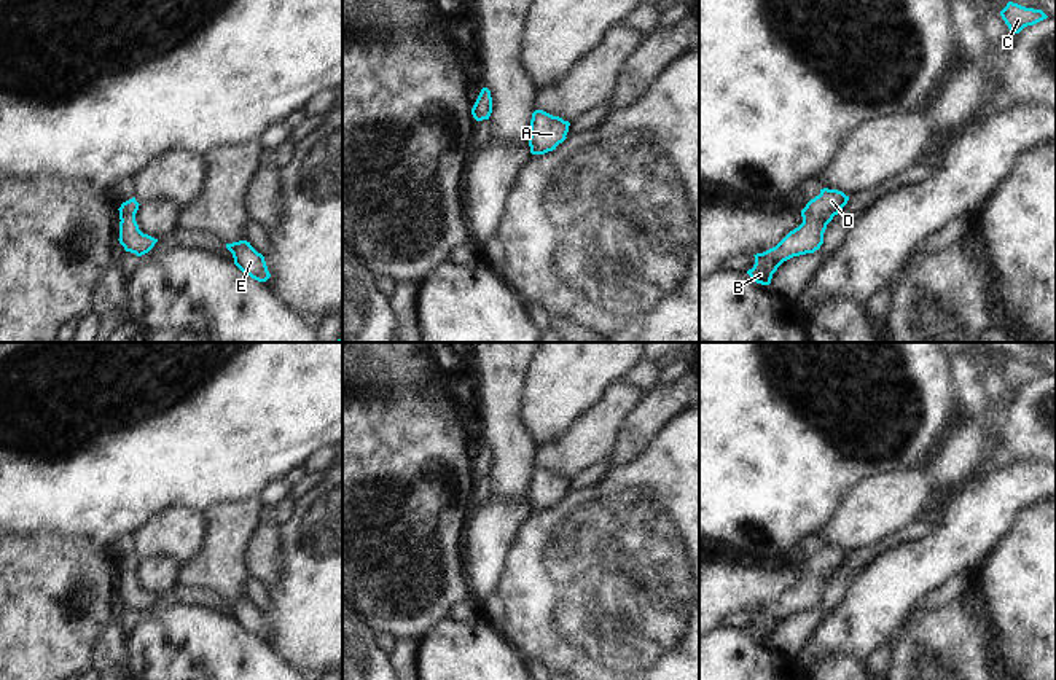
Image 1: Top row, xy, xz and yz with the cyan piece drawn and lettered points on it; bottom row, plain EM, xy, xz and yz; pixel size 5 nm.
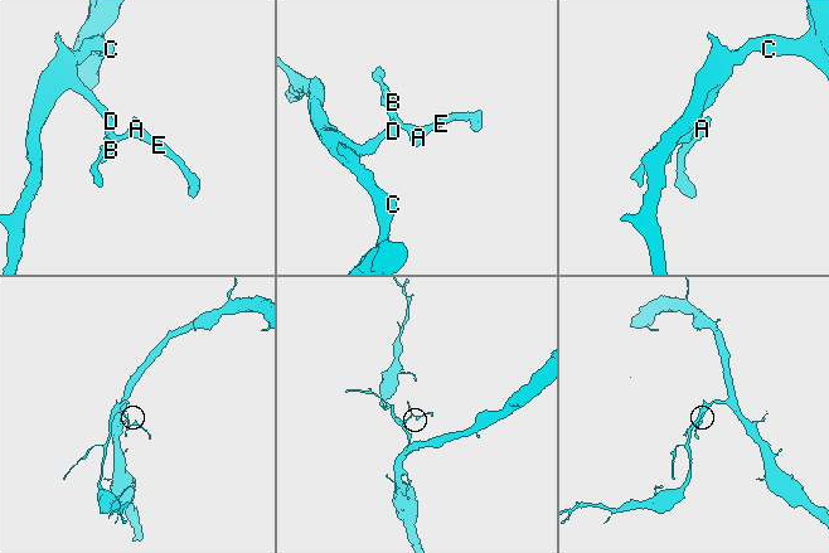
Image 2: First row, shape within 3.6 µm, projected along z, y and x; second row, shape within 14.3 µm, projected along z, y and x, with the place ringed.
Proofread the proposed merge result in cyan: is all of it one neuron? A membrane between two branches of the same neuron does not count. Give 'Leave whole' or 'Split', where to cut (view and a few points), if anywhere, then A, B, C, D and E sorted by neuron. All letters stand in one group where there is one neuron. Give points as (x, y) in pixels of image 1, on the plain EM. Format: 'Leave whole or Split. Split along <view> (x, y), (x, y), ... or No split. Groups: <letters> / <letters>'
Leave whole. No split. Groups: A B C D E.

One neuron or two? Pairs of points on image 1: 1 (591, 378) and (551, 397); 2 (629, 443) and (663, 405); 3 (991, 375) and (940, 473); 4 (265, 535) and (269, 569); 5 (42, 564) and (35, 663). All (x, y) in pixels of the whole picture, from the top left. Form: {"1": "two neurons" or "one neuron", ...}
{"1": "one neuron", "2": "one neuron", "3": "two neurons", "4": "one neuron", "5": "one neuron"}

